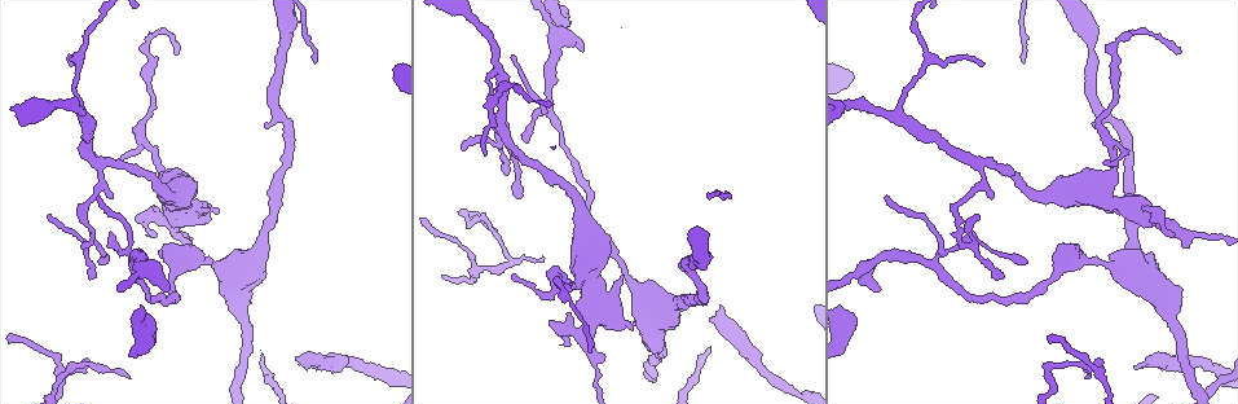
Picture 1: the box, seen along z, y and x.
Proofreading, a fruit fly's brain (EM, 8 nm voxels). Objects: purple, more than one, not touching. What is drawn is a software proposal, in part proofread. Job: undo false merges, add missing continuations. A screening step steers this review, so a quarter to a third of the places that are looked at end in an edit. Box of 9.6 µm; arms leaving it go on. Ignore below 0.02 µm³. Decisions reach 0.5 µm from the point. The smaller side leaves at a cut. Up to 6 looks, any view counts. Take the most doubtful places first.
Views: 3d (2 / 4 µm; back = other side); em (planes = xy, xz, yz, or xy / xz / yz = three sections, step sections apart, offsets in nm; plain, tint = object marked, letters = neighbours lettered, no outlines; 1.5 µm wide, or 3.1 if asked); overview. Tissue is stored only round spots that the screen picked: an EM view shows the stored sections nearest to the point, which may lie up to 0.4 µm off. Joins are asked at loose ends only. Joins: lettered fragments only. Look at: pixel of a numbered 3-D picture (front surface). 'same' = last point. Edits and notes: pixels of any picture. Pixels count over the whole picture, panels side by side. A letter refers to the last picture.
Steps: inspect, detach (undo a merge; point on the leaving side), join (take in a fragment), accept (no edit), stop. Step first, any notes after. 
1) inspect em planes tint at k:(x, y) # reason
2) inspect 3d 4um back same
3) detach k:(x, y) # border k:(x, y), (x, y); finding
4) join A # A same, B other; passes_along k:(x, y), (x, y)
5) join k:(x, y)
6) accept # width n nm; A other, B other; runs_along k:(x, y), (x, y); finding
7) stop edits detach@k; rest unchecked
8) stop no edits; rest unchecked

inspect 3d 2um at 1:(129, 377) # thin end

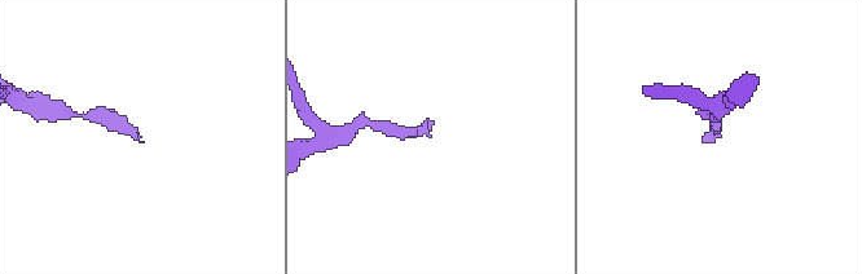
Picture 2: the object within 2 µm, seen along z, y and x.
inspect em yz step 4 tint at 2:(430, 120) # now the EM

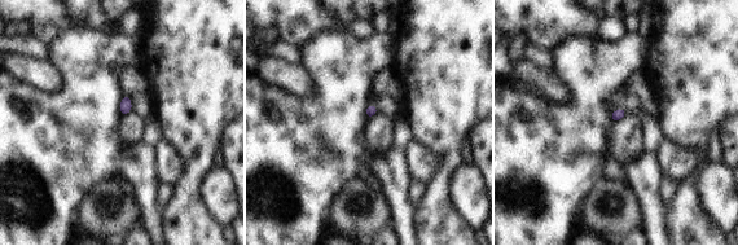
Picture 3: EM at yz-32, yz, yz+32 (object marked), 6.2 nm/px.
inspect em planes letters same

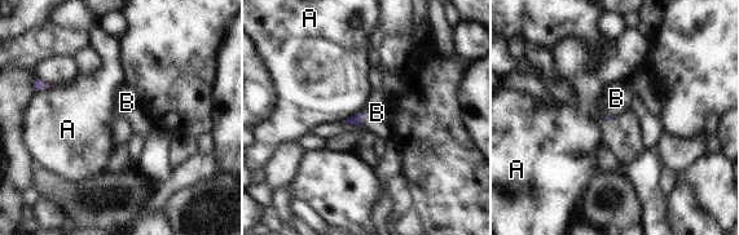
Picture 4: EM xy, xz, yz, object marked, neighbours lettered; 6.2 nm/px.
join 4:(377, 112) # A other, B same; passes_along 4:(357, 119), (364, 119), (377, 112); the neuron continues

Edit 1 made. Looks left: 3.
inspect em yz step 8 tint at 1:(570, 344) # branch stops here

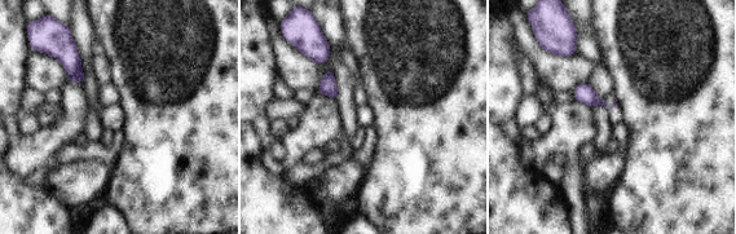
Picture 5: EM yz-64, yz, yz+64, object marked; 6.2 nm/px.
inspect em planes letters same

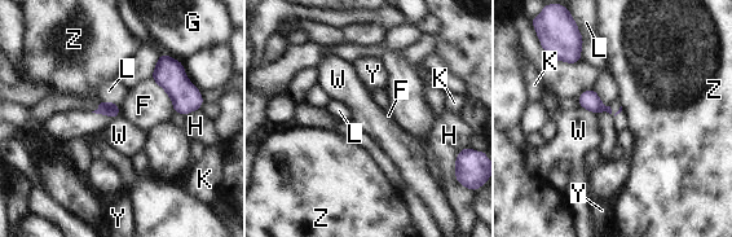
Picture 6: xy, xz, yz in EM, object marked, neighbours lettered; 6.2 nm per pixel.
accept # F other, G other, H other, K other, L other, W other, Y other, Z other; border 6:(151, 78), (164, 91), (173, 110); no lettered fragment goes on from it

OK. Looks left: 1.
stop edits join@4; rest unchecked

